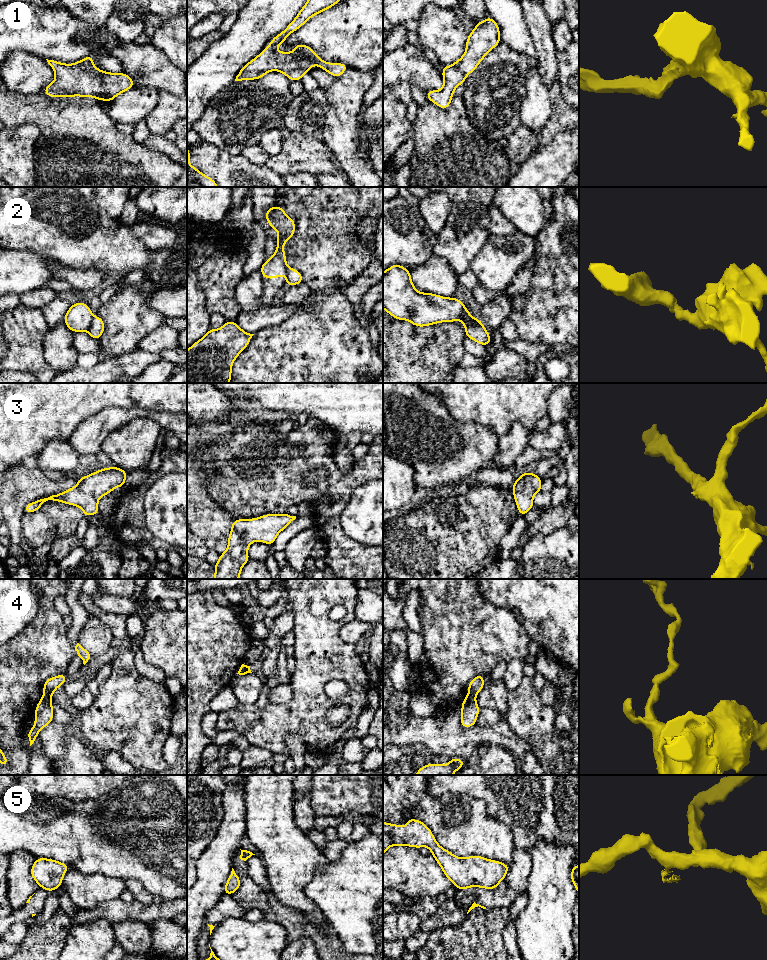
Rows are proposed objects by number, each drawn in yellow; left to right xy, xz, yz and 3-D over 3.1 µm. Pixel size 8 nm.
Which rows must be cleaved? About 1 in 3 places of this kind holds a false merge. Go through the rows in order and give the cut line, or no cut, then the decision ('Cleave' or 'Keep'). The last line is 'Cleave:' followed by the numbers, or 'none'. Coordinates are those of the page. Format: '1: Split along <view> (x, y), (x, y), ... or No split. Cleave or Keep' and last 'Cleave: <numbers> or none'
1: No split. Keep
2: Split along xy (93, 316), (87, 331). Cleave
3: No split. Keep
4: Split along xy (44, 691), (51, 695). Cleave
5: Split along xz (241, 854), (244, 859). Cleave
Cleave: 2, 4, 5

